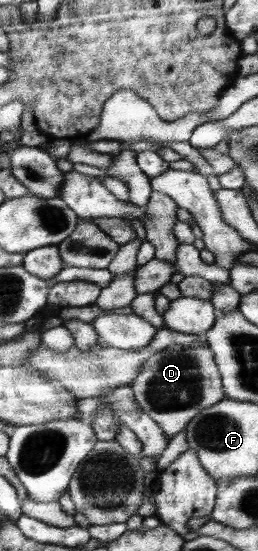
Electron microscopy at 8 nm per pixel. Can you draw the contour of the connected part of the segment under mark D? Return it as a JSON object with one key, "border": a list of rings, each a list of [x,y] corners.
{"border":[[[202,339],[192,346],[171,344],[165,350],[158,351],[145,361],[138,378],[129,385],[140,410],[148,412],[152,420],[160,424],[168,439],[184,430],[200,411],[214,406],[225,395],[214,353]]]}

